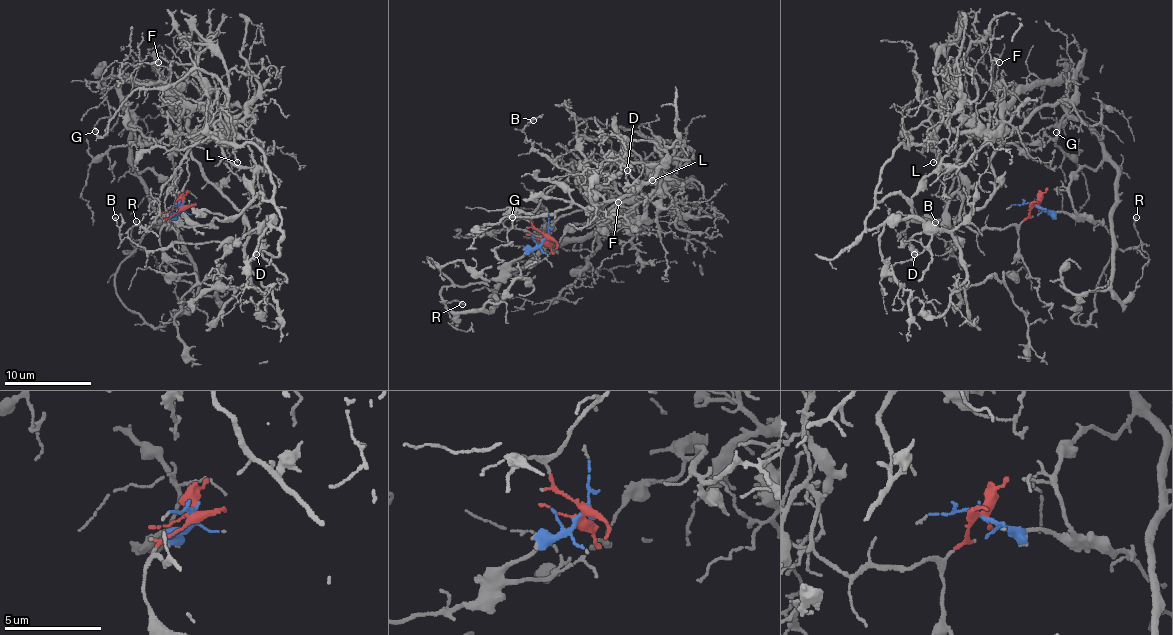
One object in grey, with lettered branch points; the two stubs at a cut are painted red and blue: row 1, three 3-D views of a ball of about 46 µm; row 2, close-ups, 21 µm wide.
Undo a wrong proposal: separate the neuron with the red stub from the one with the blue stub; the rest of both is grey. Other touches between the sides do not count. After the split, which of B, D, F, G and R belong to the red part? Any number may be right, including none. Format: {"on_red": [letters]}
{"on_red": ["B", "D"]}

